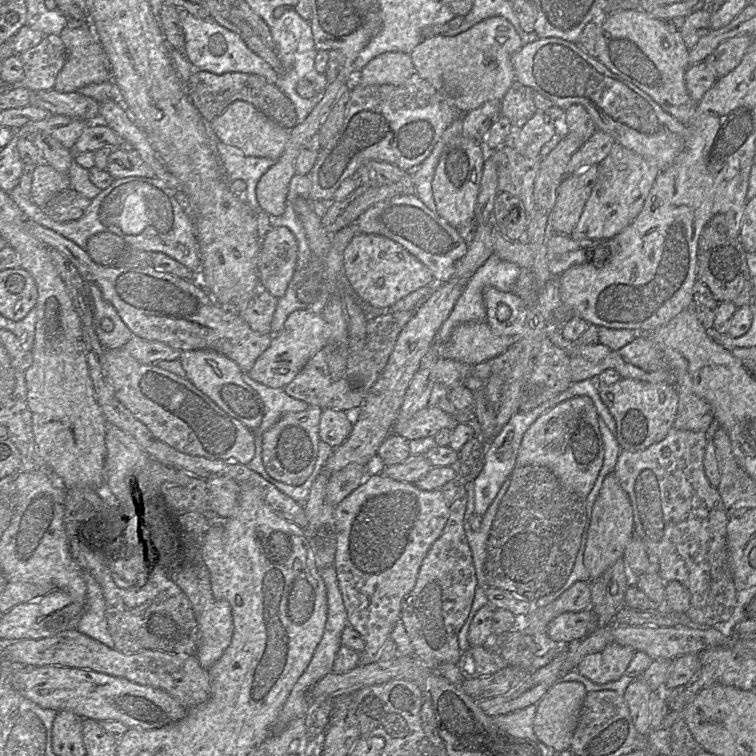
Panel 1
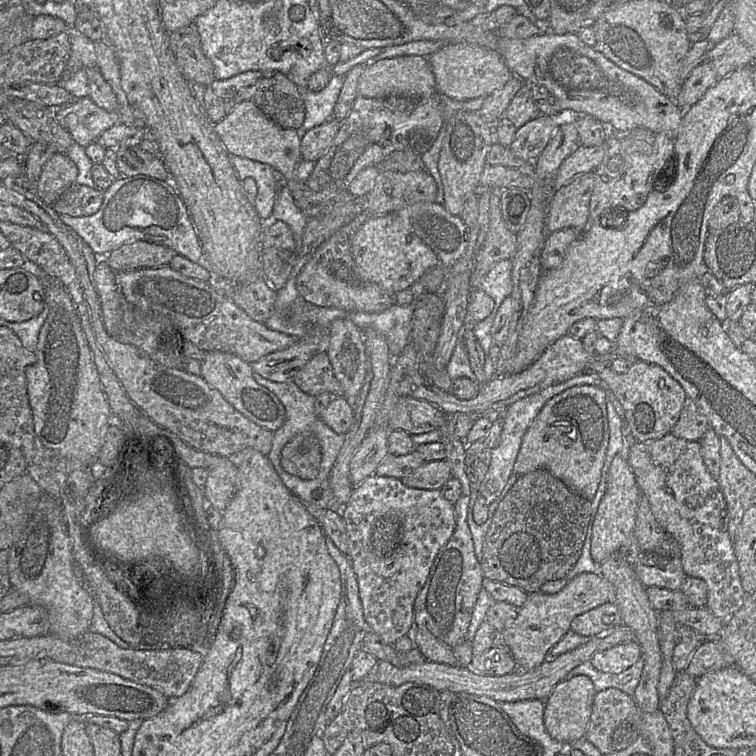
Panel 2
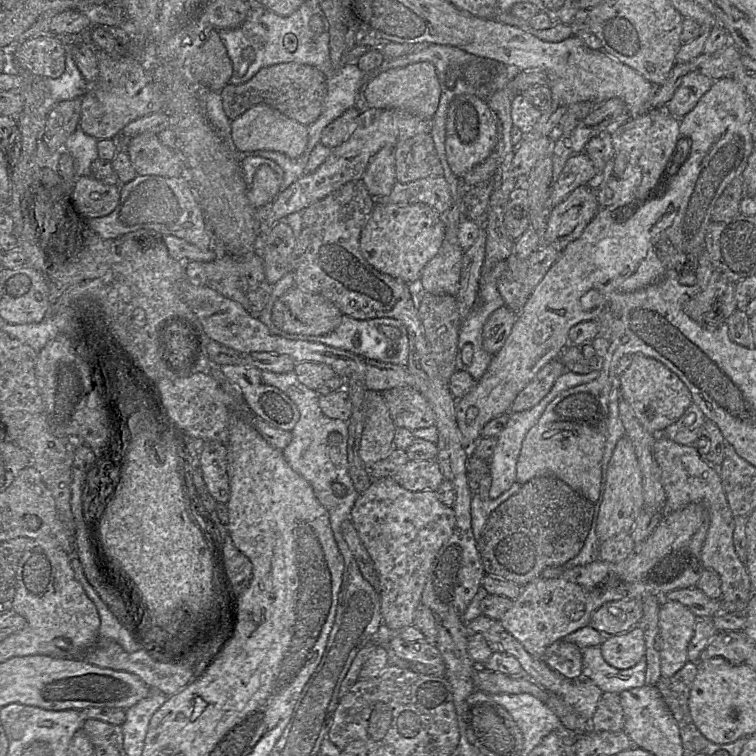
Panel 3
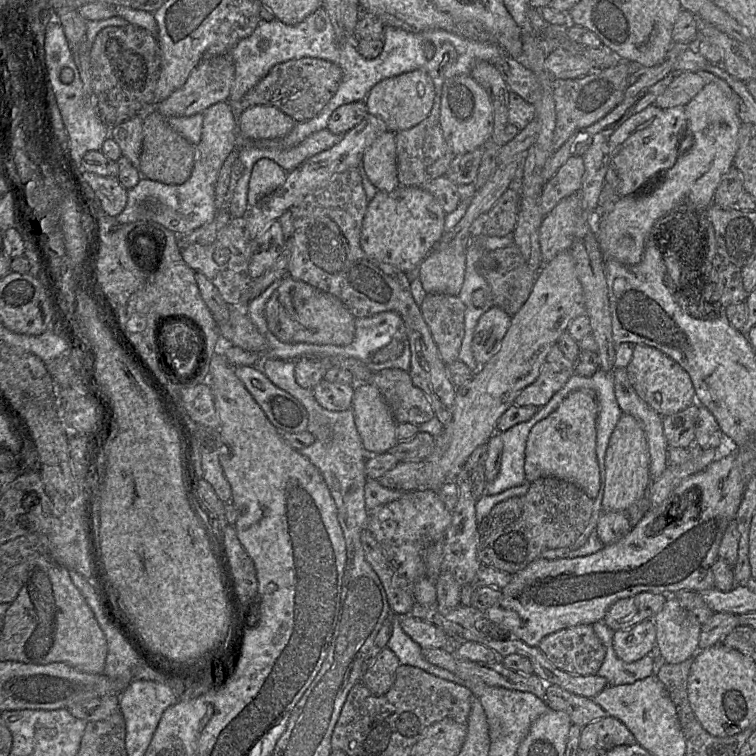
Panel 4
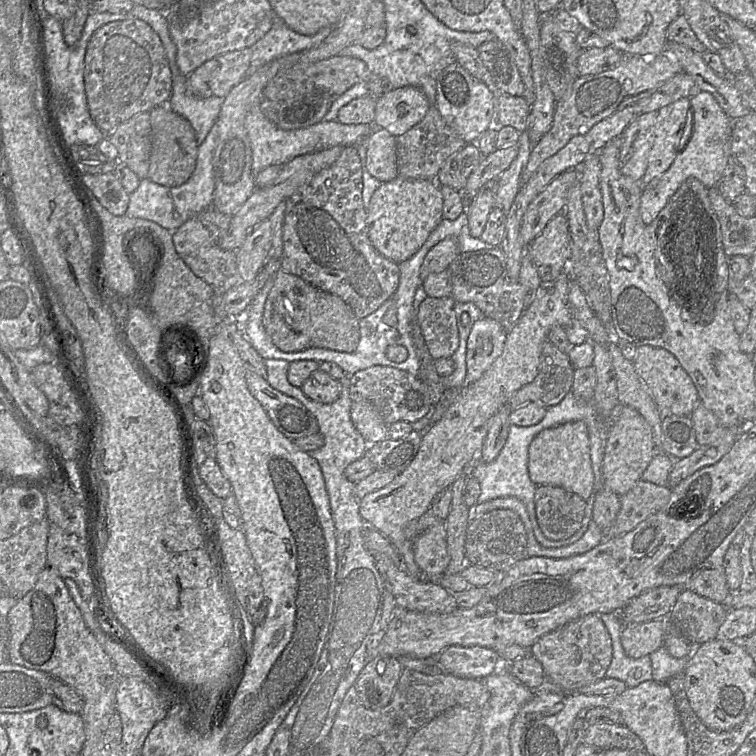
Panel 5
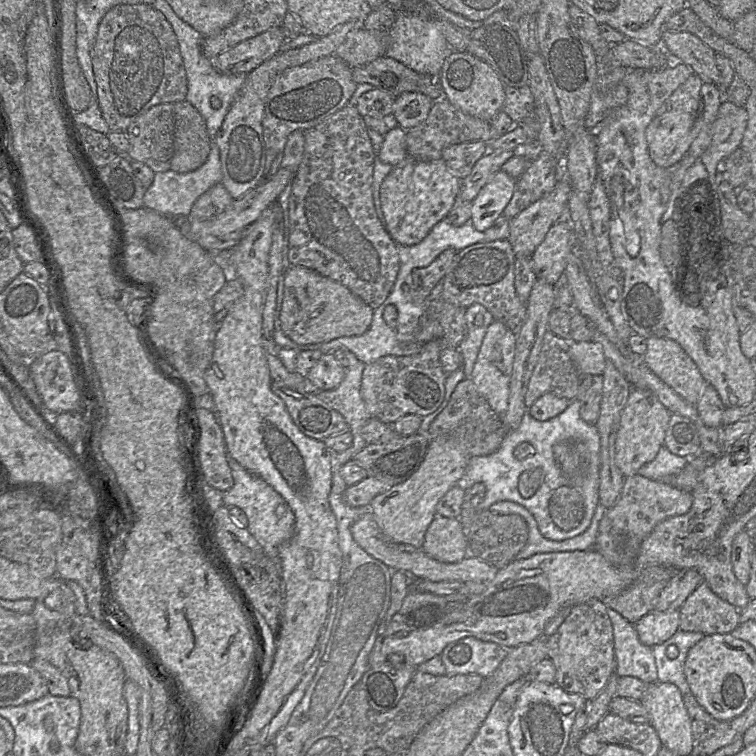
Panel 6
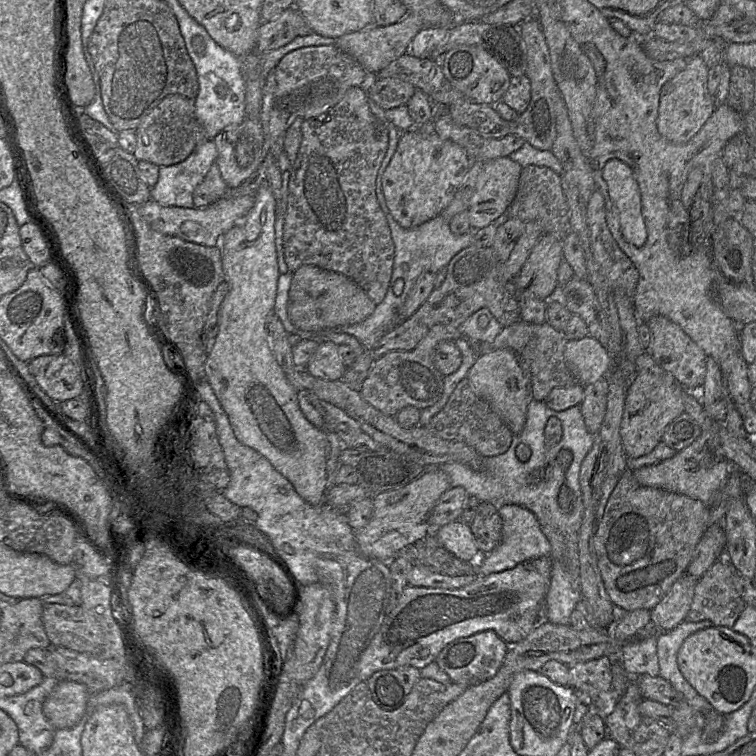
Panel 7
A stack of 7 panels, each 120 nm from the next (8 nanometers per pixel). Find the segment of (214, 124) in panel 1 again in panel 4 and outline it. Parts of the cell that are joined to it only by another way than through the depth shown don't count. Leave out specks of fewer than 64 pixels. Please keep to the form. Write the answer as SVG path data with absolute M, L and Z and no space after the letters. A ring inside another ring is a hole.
M256 105L246 109L238 121L239 134L248 140L269 140L289 134L296 122L272 106Z

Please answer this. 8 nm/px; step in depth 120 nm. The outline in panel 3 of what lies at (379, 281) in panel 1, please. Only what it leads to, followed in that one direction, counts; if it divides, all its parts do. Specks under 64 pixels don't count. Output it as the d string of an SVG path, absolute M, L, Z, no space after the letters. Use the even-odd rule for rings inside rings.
M374 199L373 211L360 234L359 247L363 257L375 269L408 284L418 280L424 266L437 255L444 233L441 214L428 205L399 205Z

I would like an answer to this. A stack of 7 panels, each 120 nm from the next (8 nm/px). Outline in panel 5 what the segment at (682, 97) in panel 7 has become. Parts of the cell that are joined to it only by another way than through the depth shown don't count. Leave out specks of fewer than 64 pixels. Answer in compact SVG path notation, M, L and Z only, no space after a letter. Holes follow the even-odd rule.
M683 97L658 110L637 115L619 136L620 172L643 186L662 175L683 149L680 142L689 110L690 97Z

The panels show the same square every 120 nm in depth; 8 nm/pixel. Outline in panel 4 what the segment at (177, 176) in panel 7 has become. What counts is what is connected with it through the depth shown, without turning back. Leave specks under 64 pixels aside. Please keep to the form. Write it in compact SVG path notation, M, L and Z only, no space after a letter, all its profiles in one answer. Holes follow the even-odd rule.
M221 101L203 112L202 139L196 146L195 161L189 179L180 185L164 184L141 176L139 182L127 191L124 210L115 218L120 224L136 222L156 222L175 234L187 234L211 222L216 214L215 184L227 156L239 147L238 126L230 102Z

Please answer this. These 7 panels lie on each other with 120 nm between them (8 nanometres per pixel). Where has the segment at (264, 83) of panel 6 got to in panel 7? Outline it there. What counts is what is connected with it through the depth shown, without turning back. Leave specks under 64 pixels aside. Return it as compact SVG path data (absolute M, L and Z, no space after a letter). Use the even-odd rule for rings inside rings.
M246 118L238 125L230 125L213 138L218 151L216 164L227 187L236 188L247 180L265 159L265 140L260 120Z

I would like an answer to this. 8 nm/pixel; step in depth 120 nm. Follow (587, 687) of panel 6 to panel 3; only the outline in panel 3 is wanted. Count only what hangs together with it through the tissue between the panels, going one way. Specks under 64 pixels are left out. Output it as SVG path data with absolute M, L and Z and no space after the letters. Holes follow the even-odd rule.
M563 639L547 647L542 658L545 663L567 679L582 678L582 649Z

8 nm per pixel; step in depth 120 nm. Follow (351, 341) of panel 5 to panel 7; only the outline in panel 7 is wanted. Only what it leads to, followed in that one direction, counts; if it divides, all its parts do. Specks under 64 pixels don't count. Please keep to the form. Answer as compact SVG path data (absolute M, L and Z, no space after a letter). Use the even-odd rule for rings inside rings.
M303 265L292 273L289 289L288 317L302 331L324 331L364 321L376 304L347 276L314 265Z

